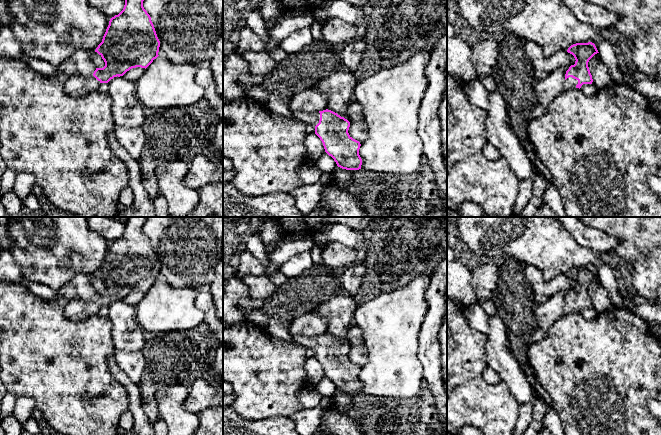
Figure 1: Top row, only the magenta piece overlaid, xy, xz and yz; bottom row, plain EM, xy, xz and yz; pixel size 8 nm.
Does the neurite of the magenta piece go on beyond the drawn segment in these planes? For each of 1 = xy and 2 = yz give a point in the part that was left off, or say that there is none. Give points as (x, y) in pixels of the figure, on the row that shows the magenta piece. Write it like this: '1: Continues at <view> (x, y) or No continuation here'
1: Continues at xy (76, 86)
2: Continues at yz (570, 83)

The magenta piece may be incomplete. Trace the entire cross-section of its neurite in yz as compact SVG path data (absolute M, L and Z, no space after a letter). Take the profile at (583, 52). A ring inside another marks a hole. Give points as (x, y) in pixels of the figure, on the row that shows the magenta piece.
M592 42L576 43L571 45L567 52L572 54L576 61L566 71L564 90L580 89L583 84L592 84L593 79L588 62L595 54L599 53L595 44Z

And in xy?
M125 0L123 10L112 17L98 45L97 52L105 62L103 68L96 68L88 78L72 75L63 83L66 94L72 97L83 97L89 92L97 90L101 83L108 83L114 77L123 76L132 68L147 68L159 55L160 41L157 37L150 15L143 7L144 0Z

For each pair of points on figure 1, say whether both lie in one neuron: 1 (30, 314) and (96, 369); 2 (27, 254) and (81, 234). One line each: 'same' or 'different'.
1: same
2: same

